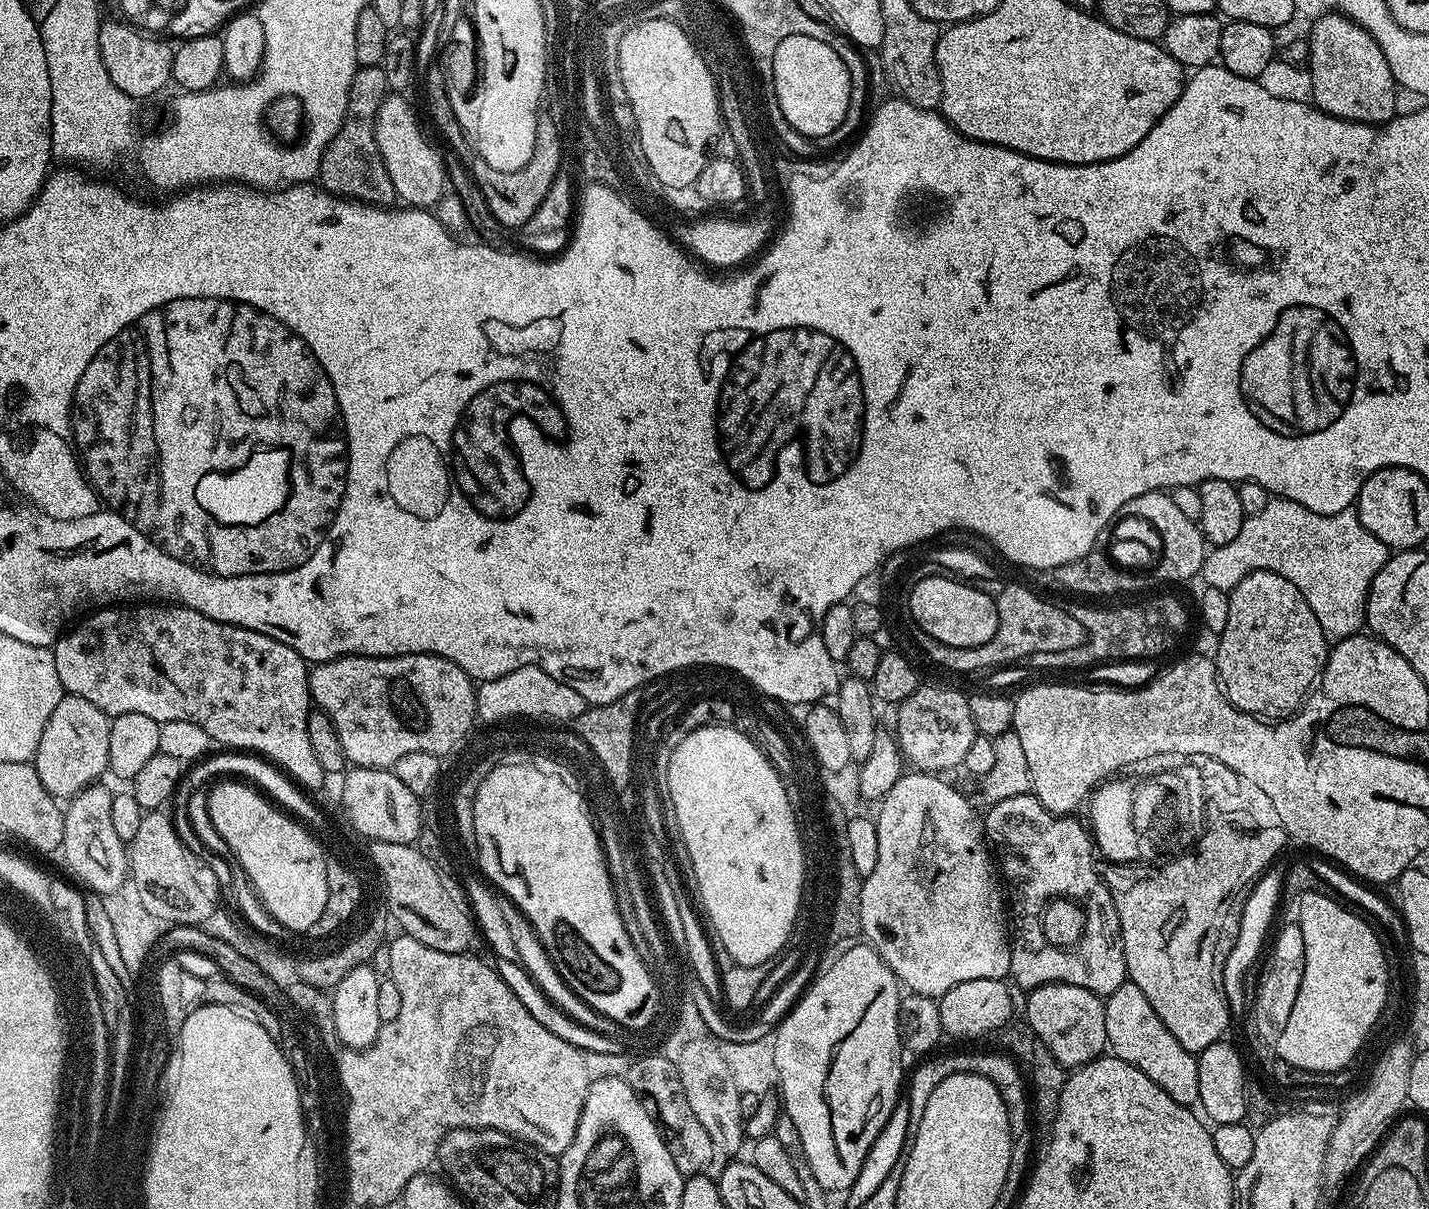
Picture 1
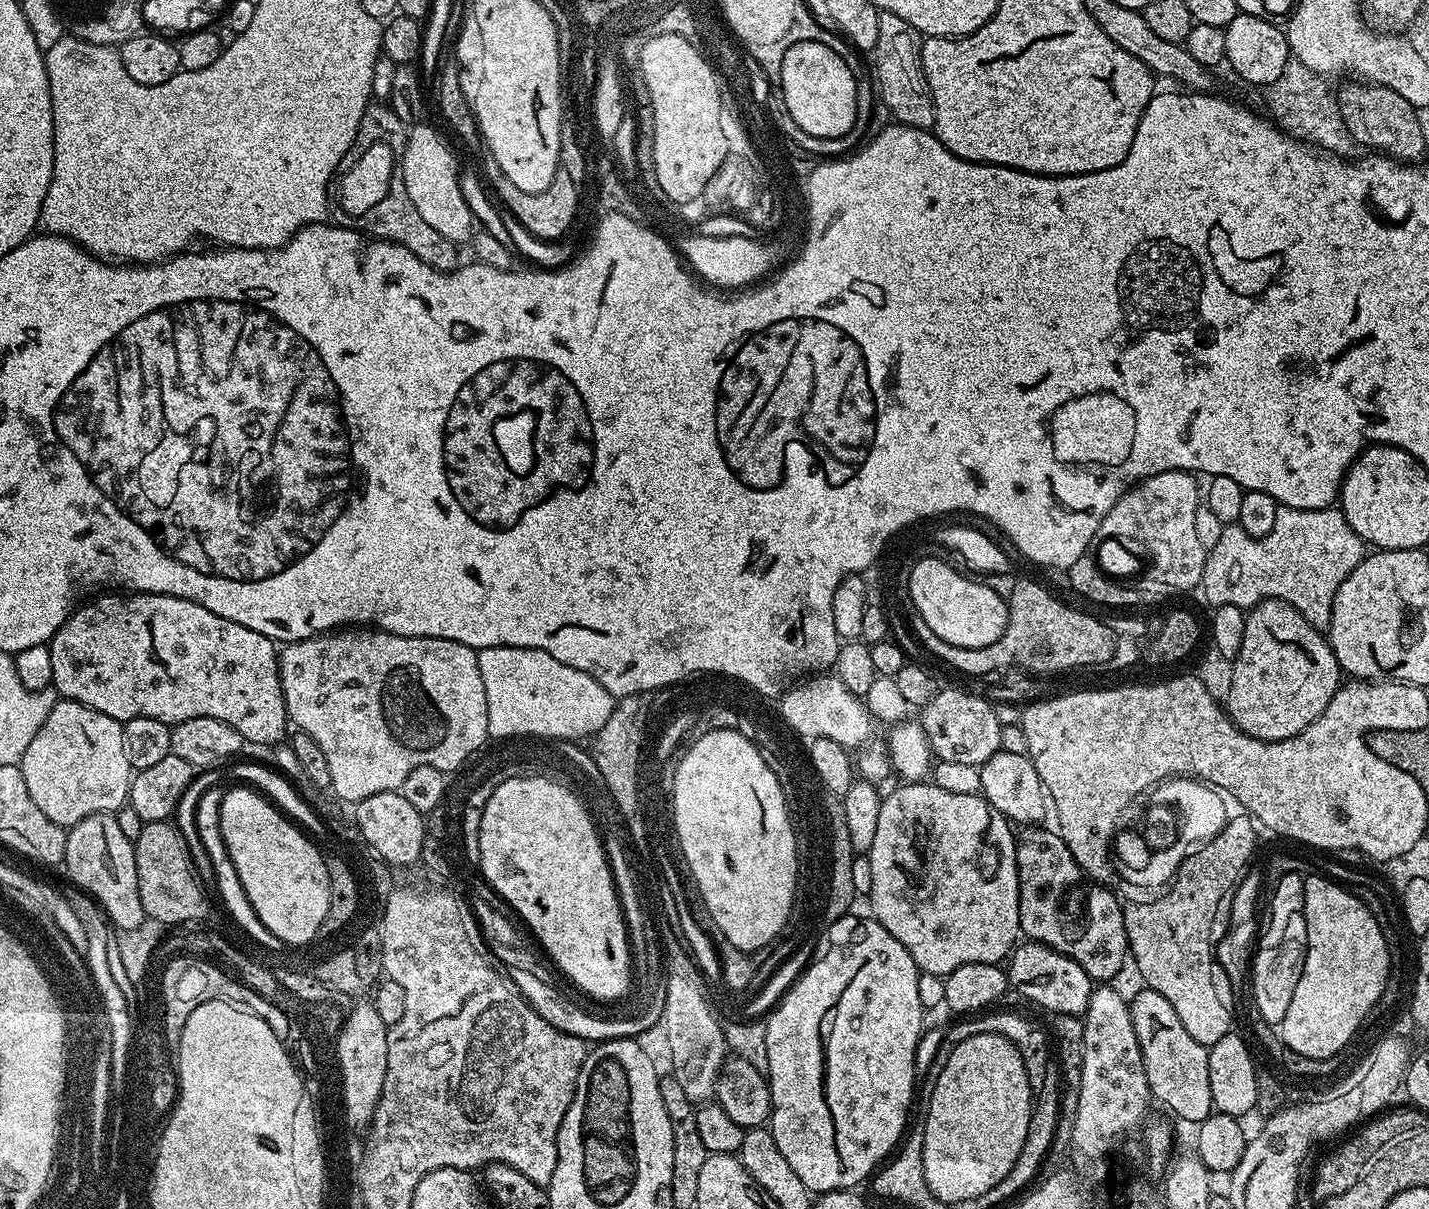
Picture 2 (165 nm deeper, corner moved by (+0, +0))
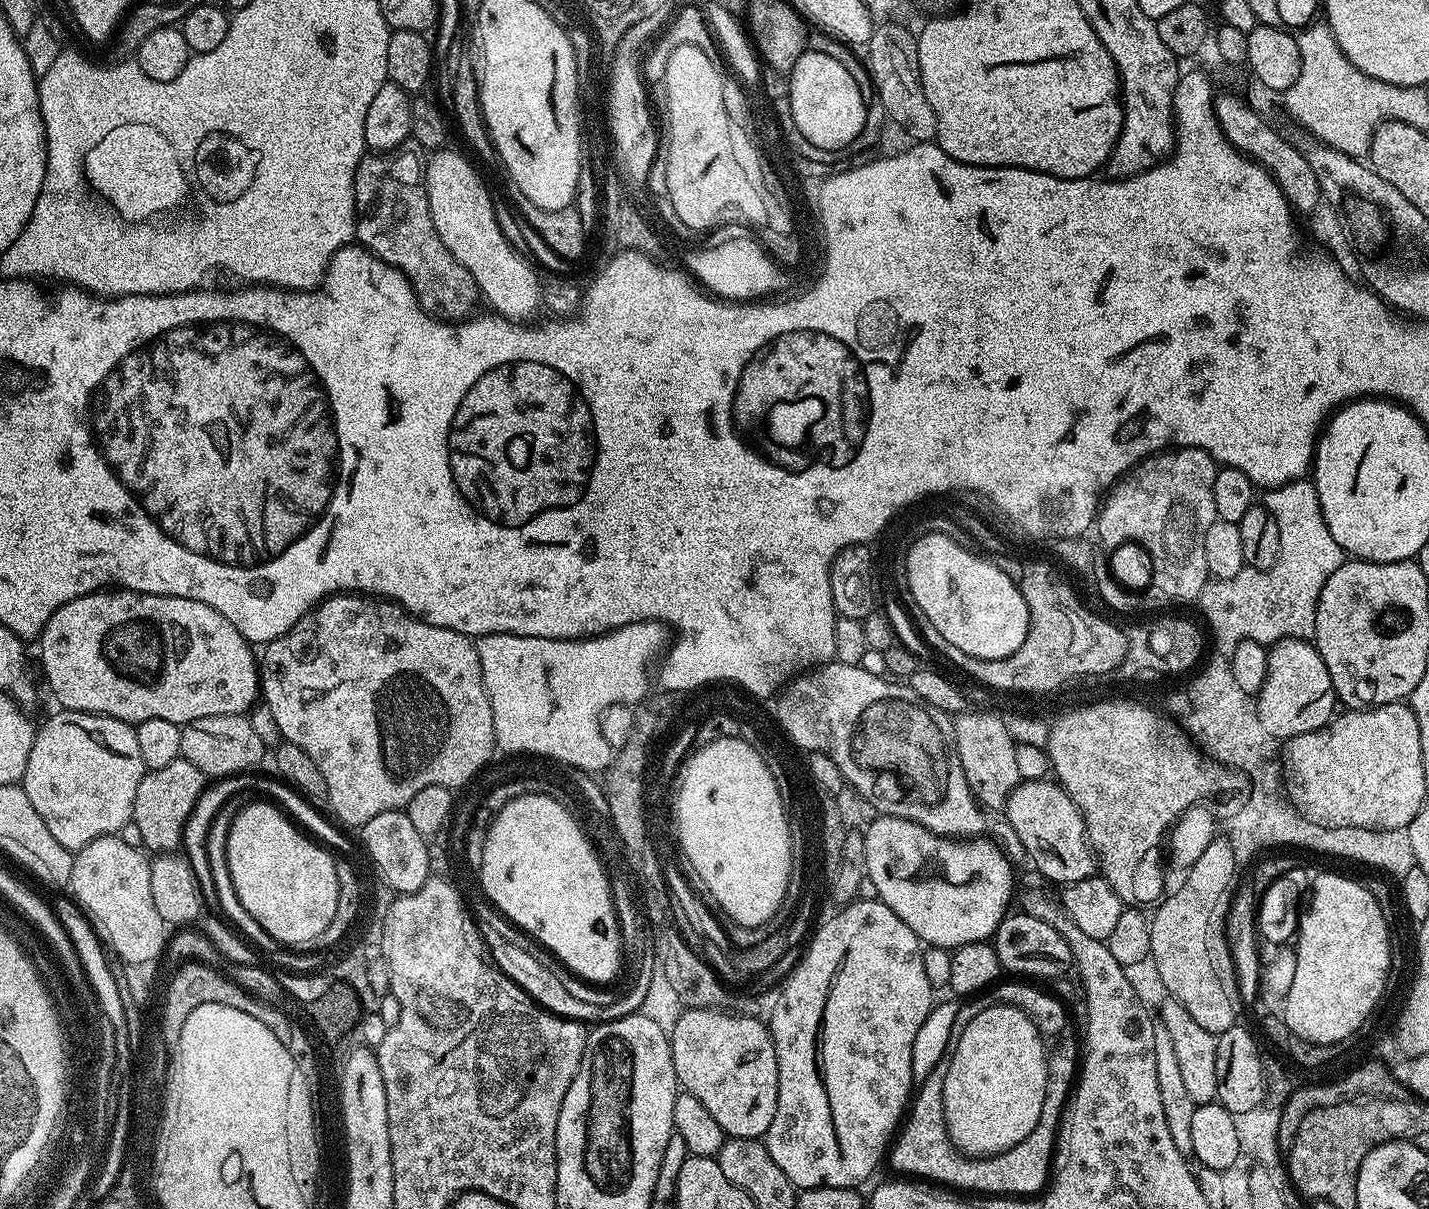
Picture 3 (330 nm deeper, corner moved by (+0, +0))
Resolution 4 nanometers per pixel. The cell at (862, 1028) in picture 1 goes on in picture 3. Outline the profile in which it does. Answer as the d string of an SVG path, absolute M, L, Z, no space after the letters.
M855 899L841 907L840 913L832 914L823 921L821 928L811 933L806 947L803 949L800 963L783 981L780 988L778 1006L774 1006L774 1014L770 1018L770 1031L774 1050L778 1058L778 1106L774 1110L774 1122L770 1122L770 1130L762 1137L764 1145L770 1150L770 1158L778 1162L779 1168L786 1173L786 1178L798 1190L814 1187L853 1188L879 1166L885 1159L890 1145L902 1124L902 1117L910 1104L914 1092L914 1081L911 1074L911 1047L914 1038L926 1021L934 1005L934 989L930 978L926 978L926 966L922 966L924 948L922 941L878 899Z

